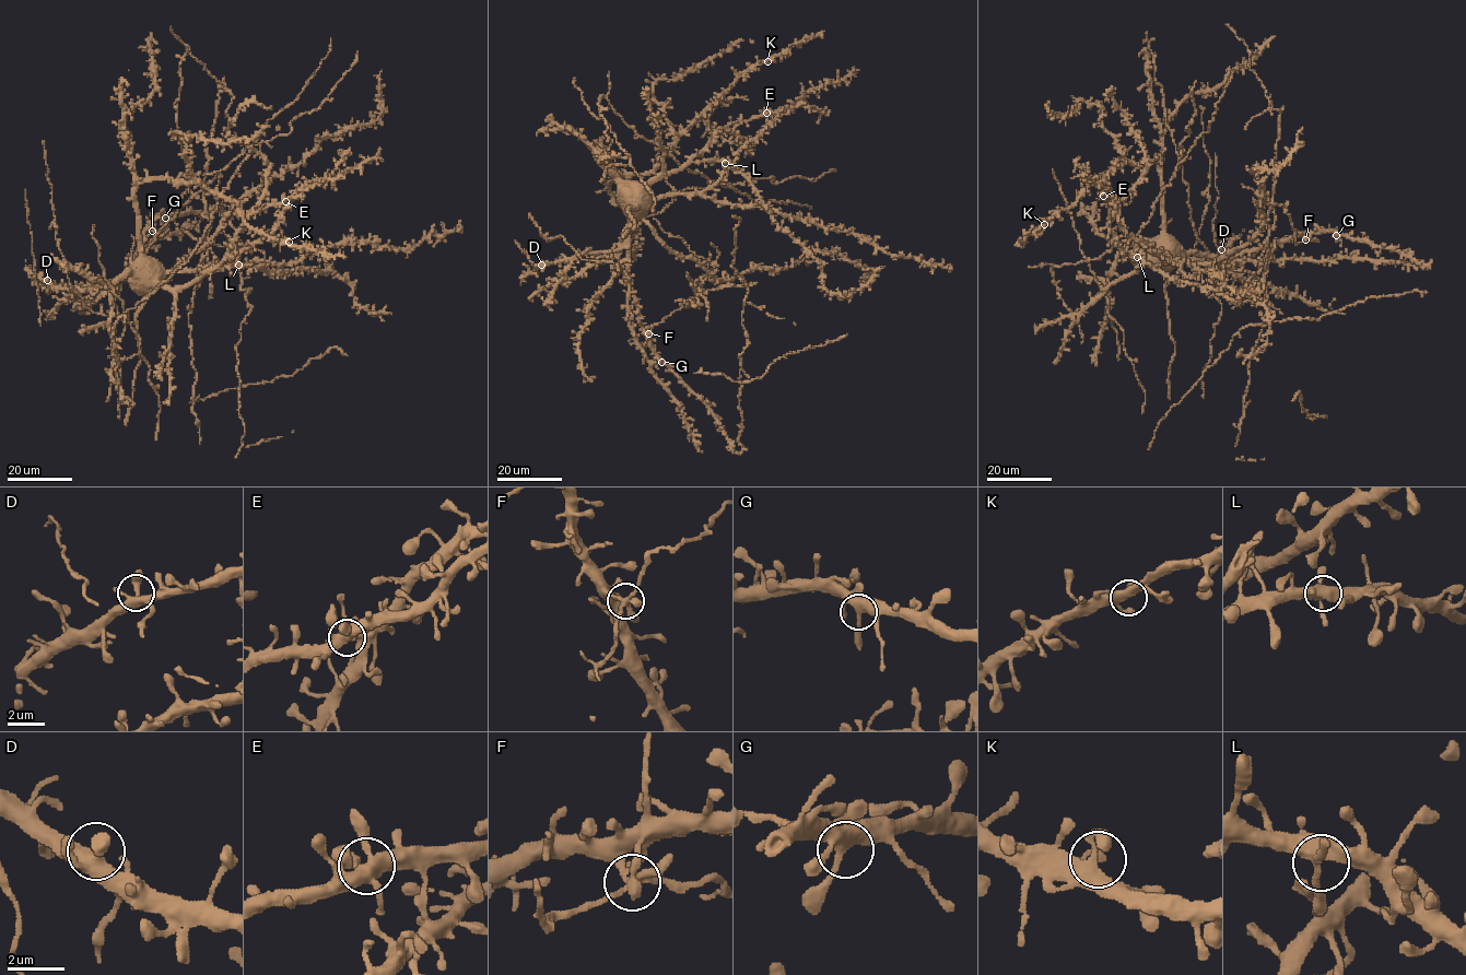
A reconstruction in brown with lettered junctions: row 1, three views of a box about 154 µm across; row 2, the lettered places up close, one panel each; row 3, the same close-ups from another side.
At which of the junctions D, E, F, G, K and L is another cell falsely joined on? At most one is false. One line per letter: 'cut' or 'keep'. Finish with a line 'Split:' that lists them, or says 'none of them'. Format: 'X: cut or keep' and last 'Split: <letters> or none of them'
D: keep
E: keep
F: cut
G: keep
K: keep
L: keep
Split: F

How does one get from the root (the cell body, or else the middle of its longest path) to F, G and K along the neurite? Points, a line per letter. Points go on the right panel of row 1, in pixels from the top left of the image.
F: (1153, 260), (1223, 261), (1296, 236), (1305, 239)
G: (1153, 260), (1223, 261), (1308, 233), (1328, 231), (1336, 235)
K: (1153, 260), (1150, 244), (1160, 235), (1162, 221), (1160, 159), (1121, 163), (1092, 180), (1071, 206), (1044, 224)

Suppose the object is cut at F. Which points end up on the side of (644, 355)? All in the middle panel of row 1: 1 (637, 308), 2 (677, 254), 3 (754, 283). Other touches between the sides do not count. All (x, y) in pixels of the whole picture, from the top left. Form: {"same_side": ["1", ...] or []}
{"same_side": ["1", "2"]}

